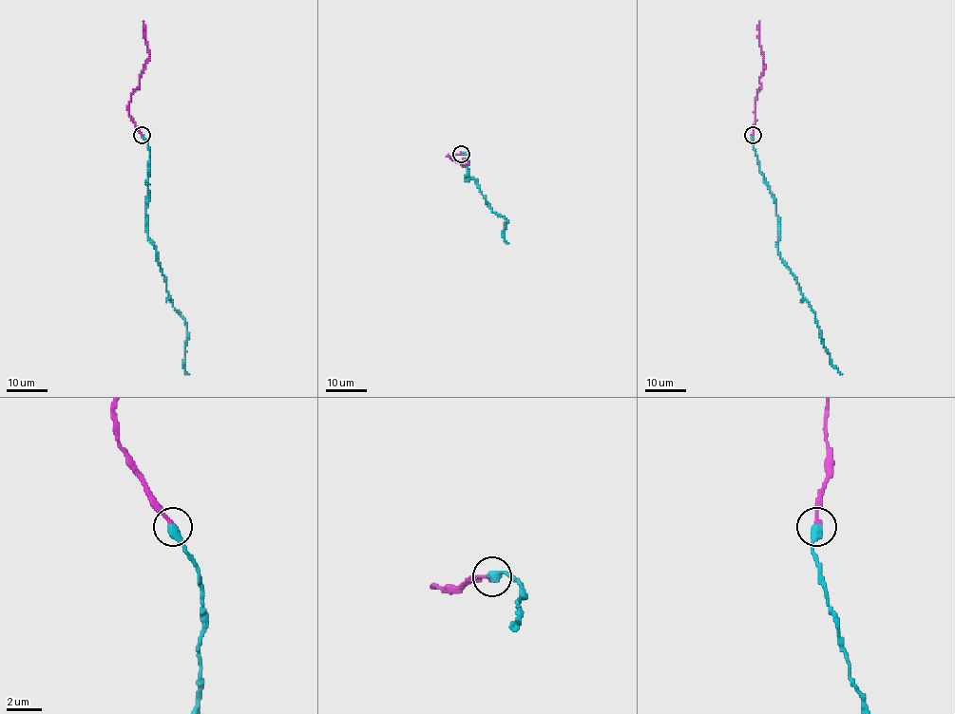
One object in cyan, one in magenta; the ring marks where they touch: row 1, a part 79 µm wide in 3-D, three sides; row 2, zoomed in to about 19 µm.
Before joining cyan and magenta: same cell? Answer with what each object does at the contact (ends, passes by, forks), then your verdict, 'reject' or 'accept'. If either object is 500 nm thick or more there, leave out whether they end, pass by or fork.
cyan ends | magenta ends | accept

